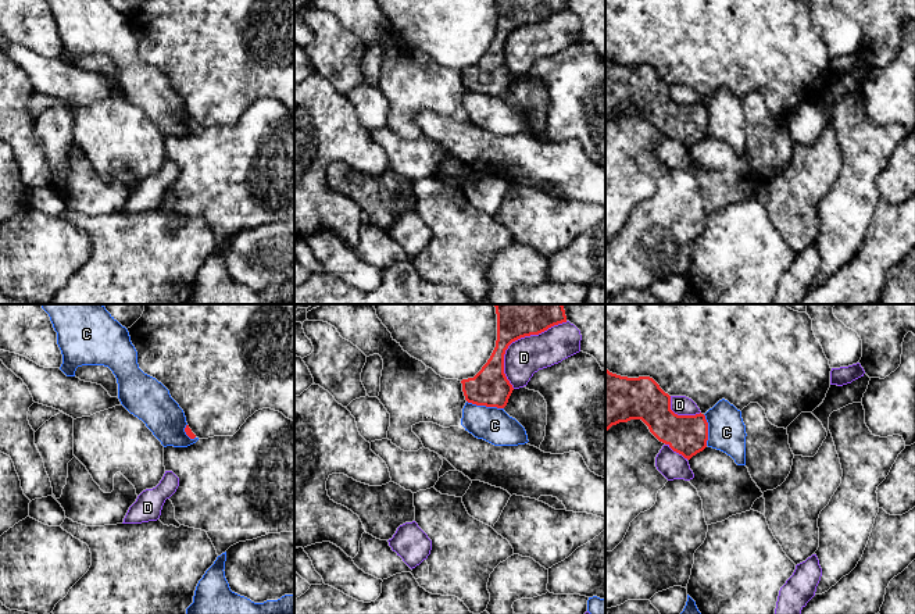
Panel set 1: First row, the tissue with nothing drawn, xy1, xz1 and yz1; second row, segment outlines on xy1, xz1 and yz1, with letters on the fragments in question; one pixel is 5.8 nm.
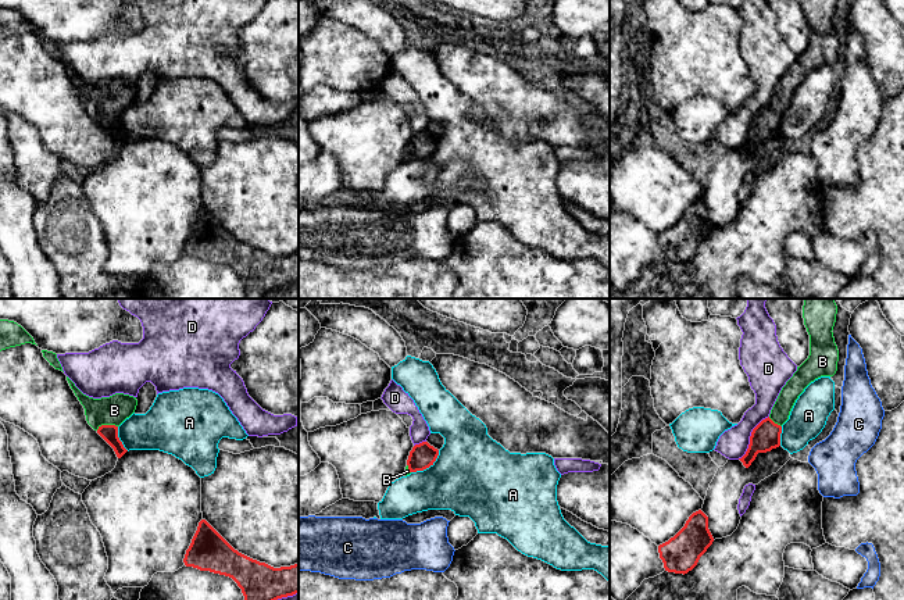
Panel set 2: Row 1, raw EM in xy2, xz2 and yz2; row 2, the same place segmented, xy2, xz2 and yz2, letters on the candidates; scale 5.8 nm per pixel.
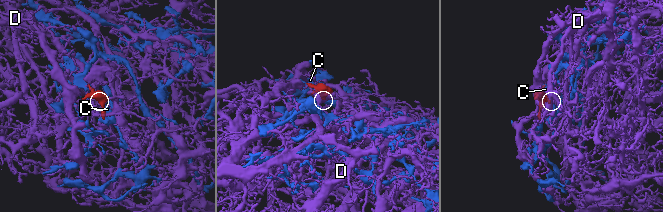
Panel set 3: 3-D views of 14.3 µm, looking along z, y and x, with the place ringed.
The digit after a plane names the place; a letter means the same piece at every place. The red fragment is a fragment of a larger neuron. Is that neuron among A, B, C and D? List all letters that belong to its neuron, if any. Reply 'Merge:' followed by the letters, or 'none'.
Merge: B

